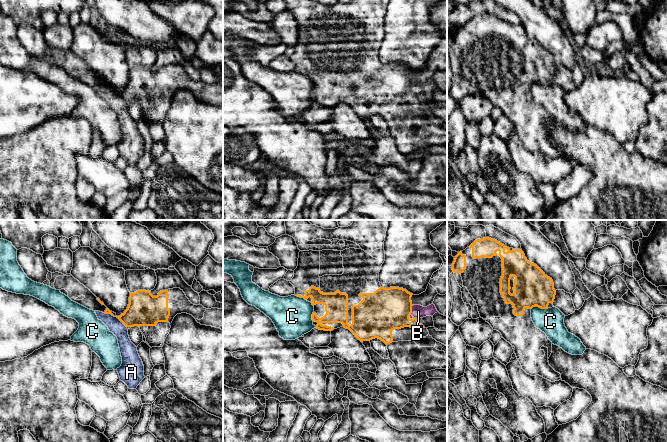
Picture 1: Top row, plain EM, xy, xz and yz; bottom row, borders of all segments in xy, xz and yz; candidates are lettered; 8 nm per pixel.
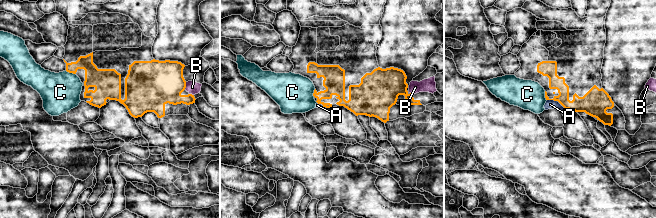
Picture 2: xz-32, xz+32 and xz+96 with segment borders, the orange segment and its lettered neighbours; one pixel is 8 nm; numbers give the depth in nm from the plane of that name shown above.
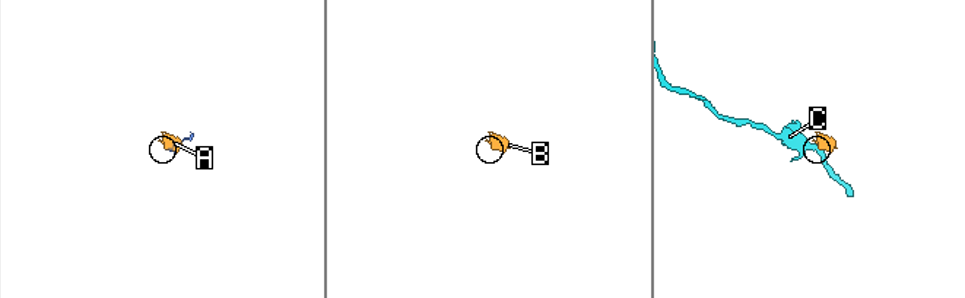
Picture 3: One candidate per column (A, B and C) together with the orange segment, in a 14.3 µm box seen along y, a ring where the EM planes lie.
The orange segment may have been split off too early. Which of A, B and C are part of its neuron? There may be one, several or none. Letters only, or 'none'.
B

